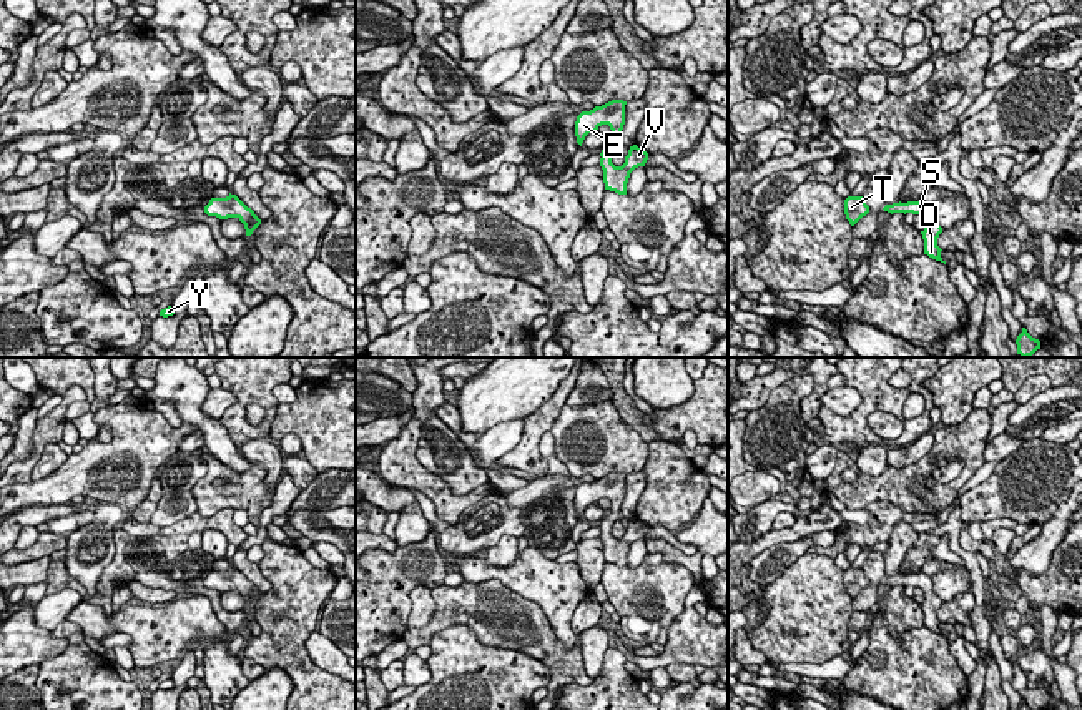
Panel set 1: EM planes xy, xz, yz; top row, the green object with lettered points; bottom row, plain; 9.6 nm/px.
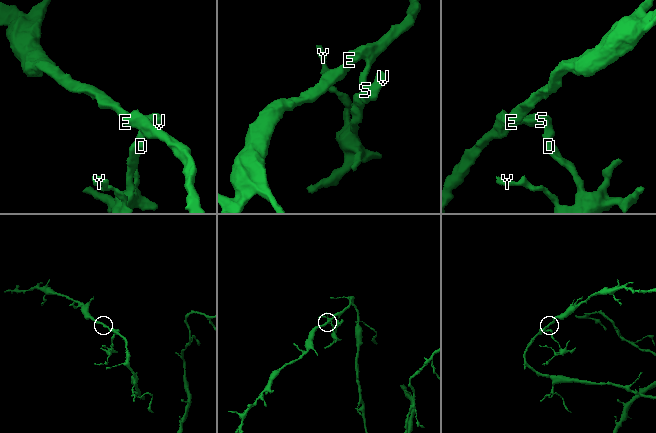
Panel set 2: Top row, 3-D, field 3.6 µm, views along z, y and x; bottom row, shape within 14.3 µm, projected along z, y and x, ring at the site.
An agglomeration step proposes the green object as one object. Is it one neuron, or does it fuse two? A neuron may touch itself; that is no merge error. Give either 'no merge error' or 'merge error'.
no merge error

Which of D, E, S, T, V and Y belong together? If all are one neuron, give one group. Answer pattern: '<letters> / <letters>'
D E S T V Y

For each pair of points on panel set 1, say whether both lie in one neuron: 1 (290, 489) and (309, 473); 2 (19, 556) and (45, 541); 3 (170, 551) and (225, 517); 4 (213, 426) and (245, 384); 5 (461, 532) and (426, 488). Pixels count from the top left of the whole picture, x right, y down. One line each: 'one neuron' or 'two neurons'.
1: two neurons
2: one neuron
3: one neuron
4: two neurons
5: two neurons

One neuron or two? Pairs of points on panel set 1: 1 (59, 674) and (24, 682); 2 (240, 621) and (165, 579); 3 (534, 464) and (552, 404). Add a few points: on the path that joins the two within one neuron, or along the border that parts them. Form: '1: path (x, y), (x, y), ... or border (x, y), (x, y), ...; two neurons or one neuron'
1: border (40, 665), (37, 677), (39, 692); two neurons
2: path (220, 611), (205, 591), (185, 586); one neuron
3: path (532, 449), (532, 431), (542, 419); one neuron

